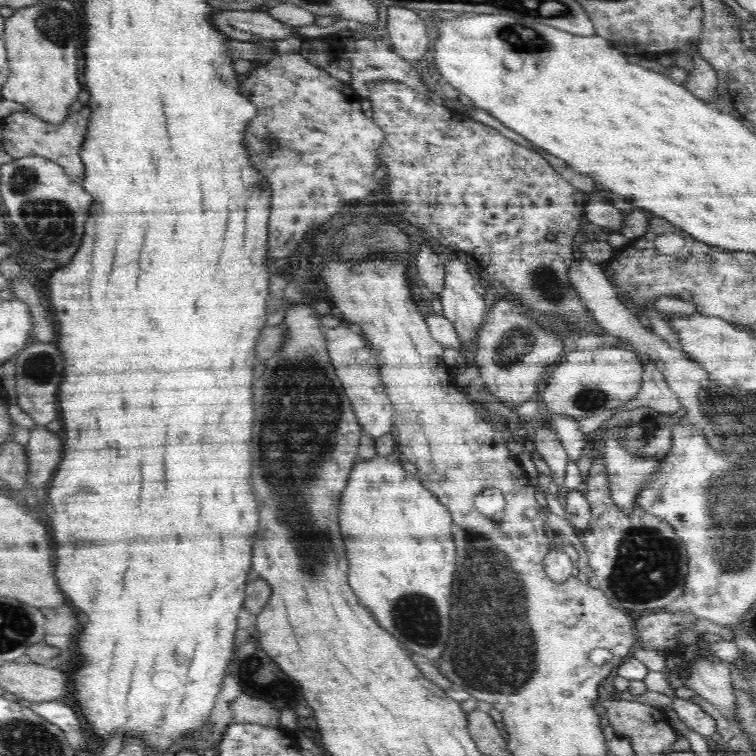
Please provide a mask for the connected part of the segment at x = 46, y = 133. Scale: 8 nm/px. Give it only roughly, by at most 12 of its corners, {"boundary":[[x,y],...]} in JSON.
{"boundary":[[86,106],[60,125],[28,111],[1,120],[2,150],[48,158],[82,182]]}

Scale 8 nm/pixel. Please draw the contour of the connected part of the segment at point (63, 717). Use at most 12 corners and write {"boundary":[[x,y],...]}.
{"boundary":[[66,701],[33,703],[34,713],[64,731],[80,750],[84,725]]}

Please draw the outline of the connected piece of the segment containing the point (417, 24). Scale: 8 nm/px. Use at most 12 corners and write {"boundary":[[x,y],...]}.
{"boundary":[[387,7],[386,40],[411,64],[428,52],[426,21]]}

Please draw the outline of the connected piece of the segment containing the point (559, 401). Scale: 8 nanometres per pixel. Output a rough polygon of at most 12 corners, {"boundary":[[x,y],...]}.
{"boundary":[[633,349],[570,352],[540,391],[541,408],[573,419],[636,398]]}

